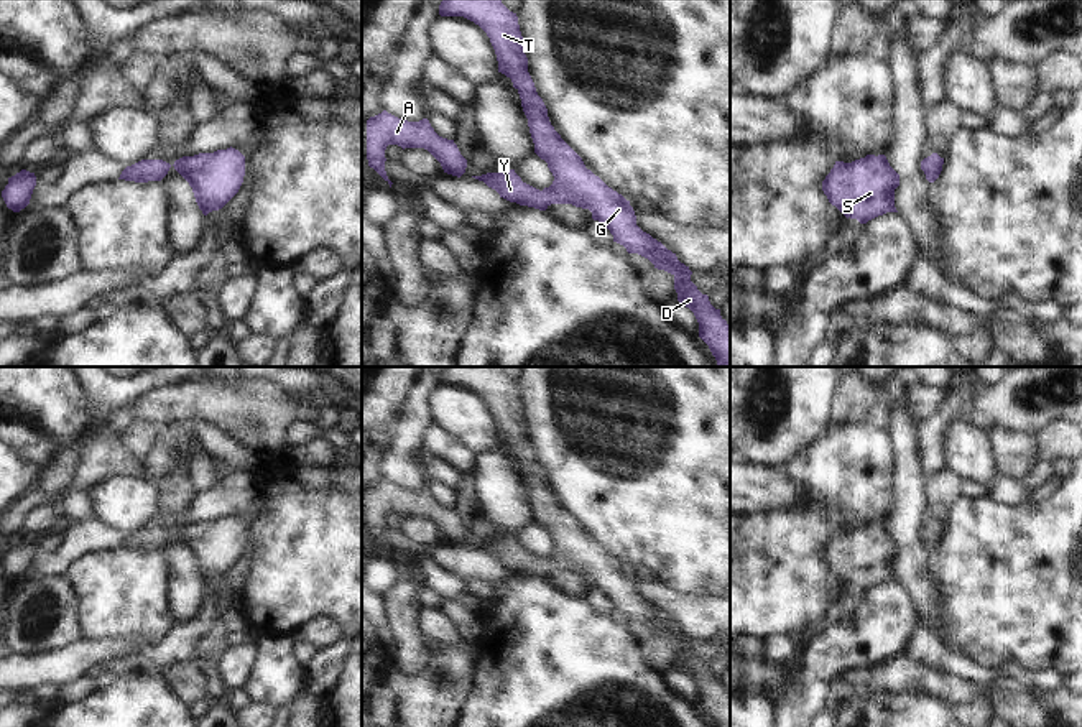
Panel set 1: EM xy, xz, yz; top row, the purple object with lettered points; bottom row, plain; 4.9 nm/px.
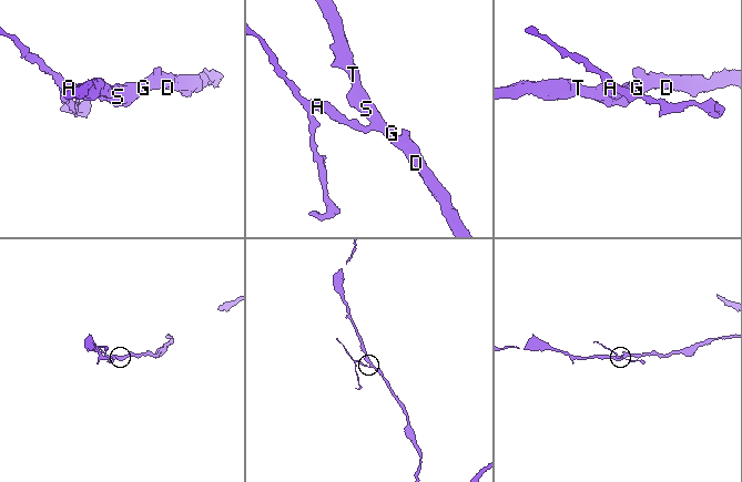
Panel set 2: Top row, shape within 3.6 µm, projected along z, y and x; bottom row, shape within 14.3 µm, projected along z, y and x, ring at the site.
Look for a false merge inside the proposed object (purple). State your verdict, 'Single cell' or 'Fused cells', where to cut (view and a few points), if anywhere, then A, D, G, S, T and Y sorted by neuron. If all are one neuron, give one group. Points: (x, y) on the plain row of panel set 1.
Single cell. No split. Groups: A D G S T Y

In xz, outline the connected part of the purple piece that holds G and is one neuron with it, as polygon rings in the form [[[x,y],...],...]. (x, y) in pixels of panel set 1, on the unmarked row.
[[[444,367],[439,373],[441,385],[464,385],[479,393],[495,418],[498,441],[511,447],[528,487],[534,521],[548,531],[554,549],[543,559],[526,553],[515,541],[487,541],[472,544],[495,558],[500,566],[520,574],[546,579],[551,572],[572,572],[589,577],[623,614],[628,622],[648,627],[654,637],[674,645],[677,669],[689,676],[699,691],[699,706],[709,714],[715,727],[730,727],[730,694],[715,678],[707,663],[691,650],[692,640],[681,632],[661,610],[636,594],[630,569],[608,556],[599,544],[585,536],[582,526],[561,507],[549,490],[548,477],[538,464],[528,441],[525,408],[516,382],[510,380],[502,367]]]

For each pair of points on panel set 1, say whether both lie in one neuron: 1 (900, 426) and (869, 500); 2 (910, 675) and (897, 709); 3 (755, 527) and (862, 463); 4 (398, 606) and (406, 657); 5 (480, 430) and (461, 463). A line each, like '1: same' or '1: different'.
1: different
2: different
3: same
4: same
5: different

